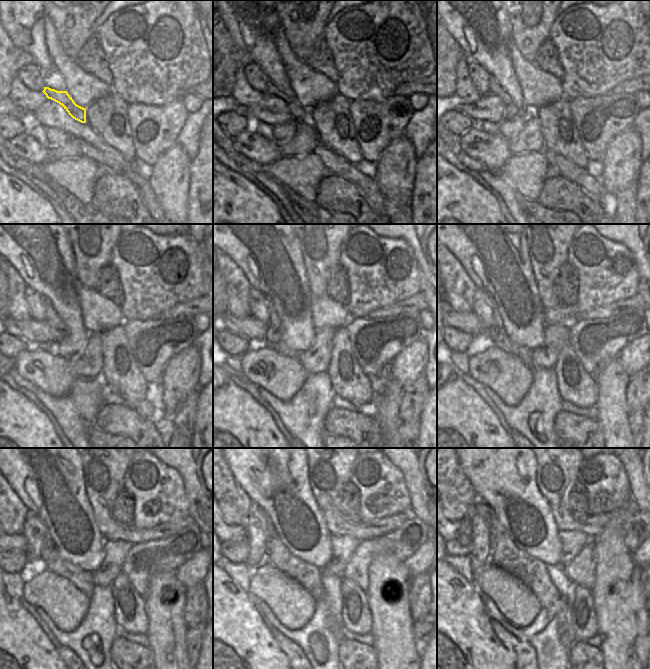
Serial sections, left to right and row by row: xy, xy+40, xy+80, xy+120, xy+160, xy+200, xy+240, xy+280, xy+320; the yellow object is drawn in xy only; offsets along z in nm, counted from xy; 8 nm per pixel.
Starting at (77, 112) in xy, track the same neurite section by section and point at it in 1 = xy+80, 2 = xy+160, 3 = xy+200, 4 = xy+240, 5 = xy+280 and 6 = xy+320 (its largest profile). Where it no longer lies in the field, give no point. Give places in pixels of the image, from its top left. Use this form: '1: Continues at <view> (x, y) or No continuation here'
1: Continues at xy+80 (495, 89)
2: Continues at xy+160 (274, 332)
3: Continues at xy+200 (496, 328)
4: Continues at xy+240 (48, 546)
5: Continues at xy+280 (256, 511)
6: Continues at xy+320 (480, 508)

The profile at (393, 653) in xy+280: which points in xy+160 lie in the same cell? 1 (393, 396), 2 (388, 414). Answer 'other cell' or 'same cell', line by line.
1: same cell
2: same cell

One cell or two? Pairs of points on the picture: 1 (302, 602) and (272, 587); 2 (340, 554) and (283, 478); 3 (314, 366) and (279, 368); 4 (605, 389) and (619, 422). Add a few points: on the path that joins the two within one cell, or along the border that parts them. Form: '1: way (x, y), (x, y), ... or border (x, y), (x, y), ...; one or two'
1: way (295, 602), (288, 600), (279, 591); one
2: border (332, 535), (331, 559), (326, 566); two
3: border (295, 357), (308, 374); two
4: way (611, 397), (612, 414); one

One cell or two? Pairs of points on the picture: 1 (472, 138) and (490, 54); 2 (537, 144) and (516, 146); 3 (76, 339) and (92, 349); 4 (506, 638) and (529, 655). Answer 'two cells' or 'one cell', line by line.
1: two cells
2: one cell
3: two cells
4: one cell

